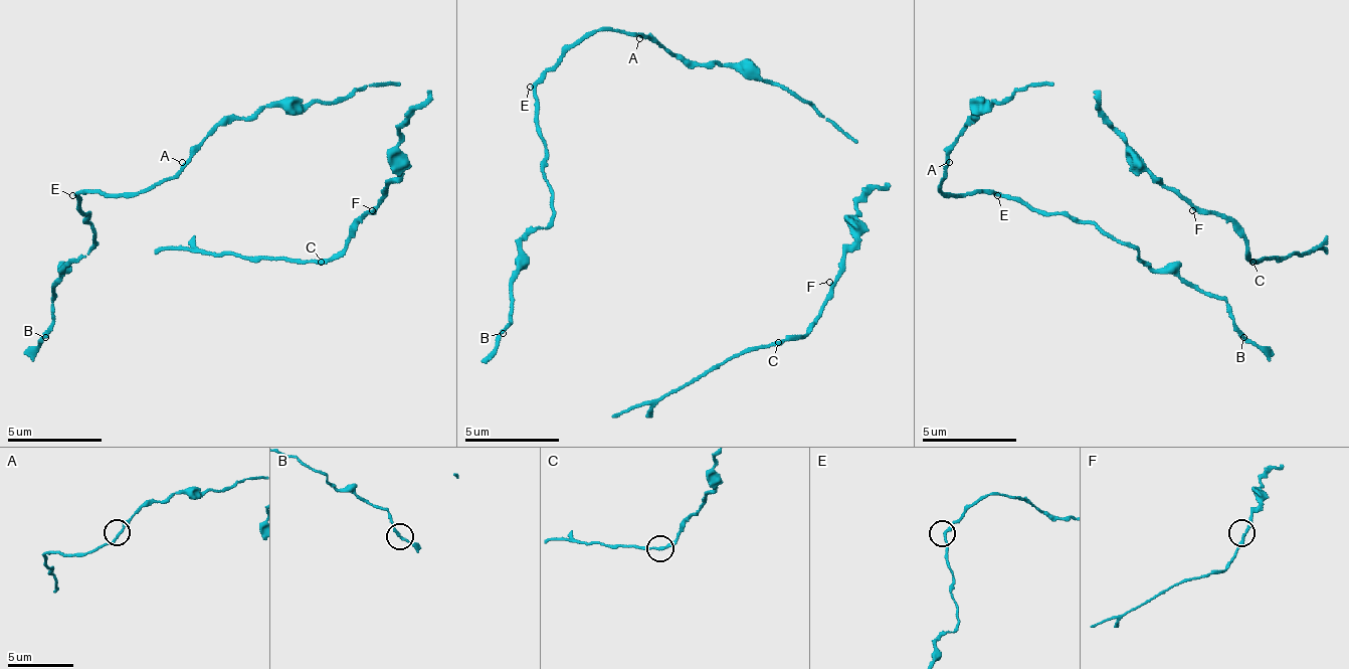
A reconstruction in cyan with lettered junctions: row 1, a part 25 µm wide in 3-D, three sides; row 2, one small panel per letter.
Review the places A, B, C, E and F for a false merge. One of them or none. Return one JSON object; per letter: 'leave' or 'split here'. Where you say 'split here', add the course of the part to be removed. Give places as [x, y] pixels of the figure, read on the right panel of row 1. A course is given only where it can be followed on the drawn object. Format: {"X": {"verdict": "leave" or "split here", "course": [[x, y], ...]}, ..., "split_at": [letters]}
{"A": {"verdict": "leave"}, "B": {"verdict": "leave"}, "C": {"verdict": "leave"}, "E": {"verdict": "leave"}, "F": {"verdict": "leave"}, "split_at": []}

